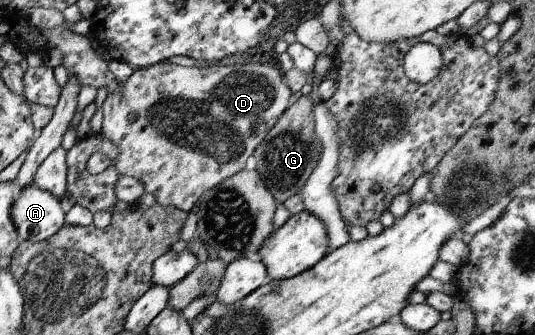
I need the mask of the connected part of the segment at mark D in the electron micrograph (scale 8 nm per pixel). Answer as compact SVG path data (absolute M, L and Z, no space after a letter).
M159 62L151 65L150 68L138 68L133 71L133 74L126 82L120 83L119 91L107 95L103 102L103 127L101 131L110 138L119 147L119 157L114 161L114 165L118 166L118 171L122 176L132 176L139 179L145 187L145 191L154 195L158 204L164 207L172 206L185 212L194 211L196 203L200 196L204 195L209 189L215 187L224 180L231 178L236 172L246 167L246 159L253 155L255 149L263 143L264 137L254 137L248 139L252 133L252 127L256 131L271 131L274 124L279 120L279 117L287 111L288 99L290 99L290 87L286 87L282 83L282 75L278 68L270 67L265 63L233 63L231 65L196 65L192 67L179 66L170 62Z

